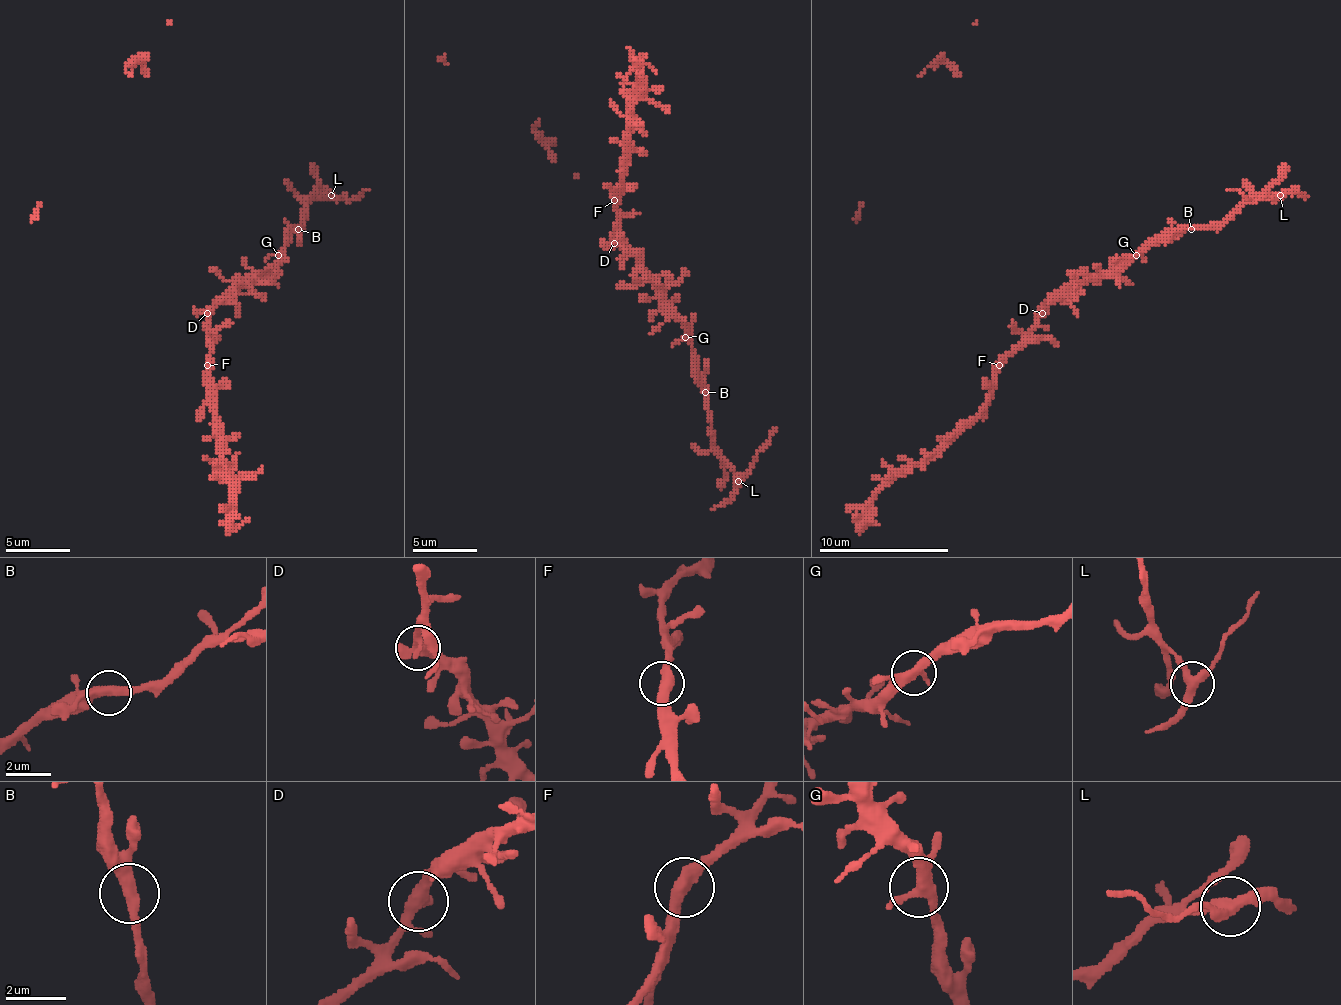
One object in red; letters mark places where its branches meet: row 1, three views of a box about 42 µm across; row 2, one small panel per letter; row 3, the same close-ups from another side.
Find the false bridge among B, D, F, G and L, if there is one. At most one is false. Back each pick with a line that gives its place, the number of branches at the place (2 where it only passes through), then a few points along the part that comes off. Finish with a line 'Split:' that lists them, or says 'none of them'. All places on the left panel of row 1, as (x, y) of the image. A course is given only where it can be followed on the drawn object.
L: (331, 195) | 3 | (330, 196), (353, 199), (369, 190)
Split: L

